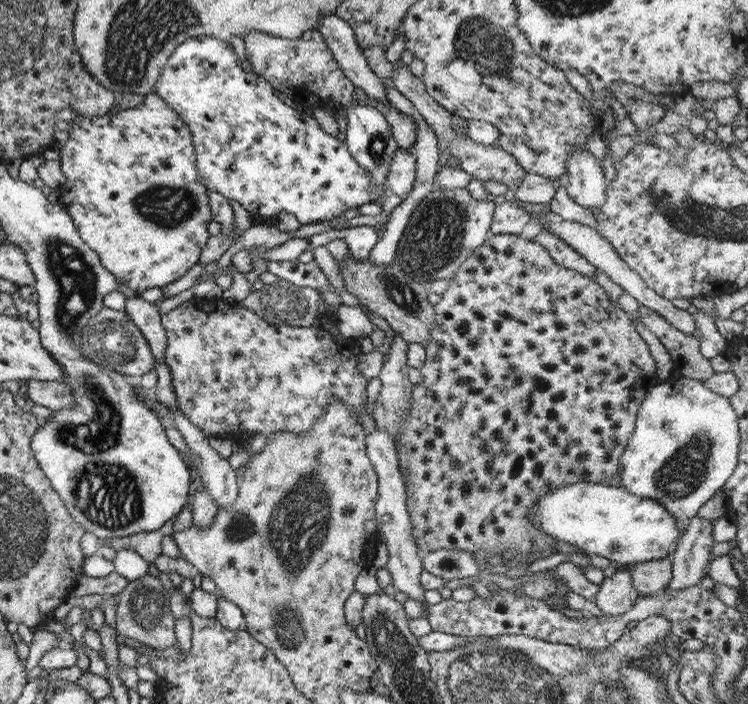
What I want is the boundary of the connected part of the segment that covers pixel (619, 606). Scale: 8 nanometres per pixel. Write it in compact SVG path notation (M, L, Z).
M621 567L610 578L603 578L594 604L605 616L616 616L631 610L637 596L635 588L631 588L631 573Z

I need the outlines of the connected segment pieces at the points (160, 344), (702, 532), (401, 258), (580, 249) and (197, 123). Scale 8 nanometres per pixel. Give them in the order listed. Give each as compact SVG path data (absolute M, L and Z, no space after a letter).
M139 295L126 298L123 311L139 329L149 345L151 355L156 360L163 360L166 346L166 334L160 325L160 314L156 303L144 301Z
M694 514L685 520L687 528L680 535L671 551L672 576L669 591L679 591L700 583L707 571L712 540L711 520L703 520Z
M433 185L407 221L394 252L395 264L411 280L424 285L433 280L449 279L456 274L462 261L489 236L493 210L493 202L473 199L466 188L440 190Z
M522 204L524 204L524 208L526 208L530 217L535 217L535 215L543 217L540 222L542 230L548 231L552 235L559 237L563 242L566 242L577 254L581 255L587 262L590 262L599 271L603 272L603 274L609 277L615 284L618 284L625 293L635 298L639 305L650 308L677 330L688 335L693 334L696 324L694 323L692 315L686 310L678 309L670 300L661 298L656 292L653 292L636 272L631 271L630 268L622 262L619 255L614 251L614 248L610 246L609 241L595 232L595 229L589 226L583 226L583 224L578 224L577 222L571 222L571 220L563 220L563 218L557 216L557 214L550 212L548 205Z
M202 34L201 36L190 37L189 40L178 44L166 61L165 67L161 69L161 73L159 73L159 77L157 77L155 85L153 85L152 93L159 96L159 100L163 100L163 104L167 108L171 108L173 114L177 114L179 118L183 119L186 127L189 127L189 136L195 154L194 164L206 189L211 193L219 192L228 200L238 202L249 213L254 223L271 223L280 211L292 214L301 225L309 224L309 222L323 222L324 220L332 221L347 208L368 204L372 198L376 198L380 194L383 195L383 192L385 192L385 188L372 185L370 178L366 175L366 170L363 170L347 152L344 142L339 142L335 136L325 134L311 114L299 114L297 110L285 106L277 96L273 95L273 88L263 78L259 77L259 74L245 73L240 68L240 65L237 65L231 46L222 40Z

